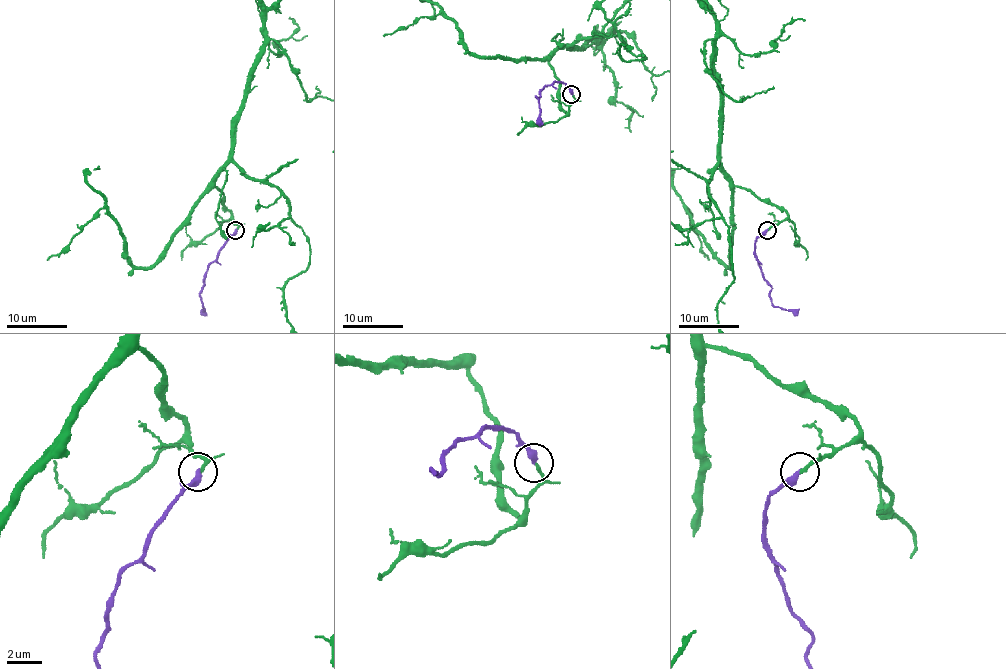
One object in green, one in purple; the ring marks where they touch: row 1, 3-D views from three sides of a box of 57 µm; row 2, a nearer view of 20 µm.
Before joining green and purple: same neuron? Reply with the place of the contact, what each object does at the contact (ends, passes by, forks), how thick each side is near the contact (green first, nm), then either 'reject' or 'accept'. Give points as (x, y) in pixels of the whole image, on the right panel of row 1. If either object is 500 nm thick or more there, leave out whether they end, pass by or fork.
(767, 230) | green ends | purple ends | 180/400 nm | accept

